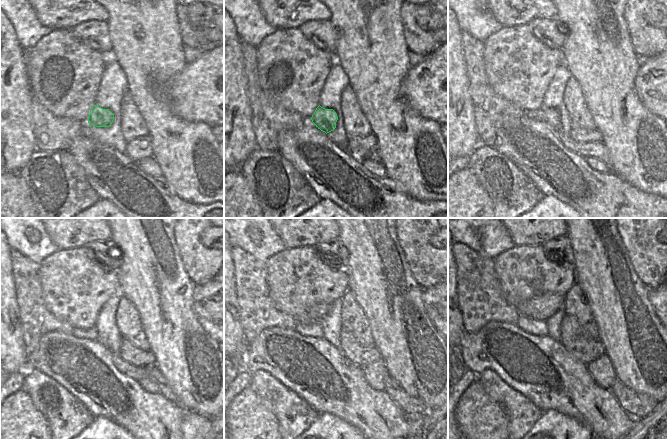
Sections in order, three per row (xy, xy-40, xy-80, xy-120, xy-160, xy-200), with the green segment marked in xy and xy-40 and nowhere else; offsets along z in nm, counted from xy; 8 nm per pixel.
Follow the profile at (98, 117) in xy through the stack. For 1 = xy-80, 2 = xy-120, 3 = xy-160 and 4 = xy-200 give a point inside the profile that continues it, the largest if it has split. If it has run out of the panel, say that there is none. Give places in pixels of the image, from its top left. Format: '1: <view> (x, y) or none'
1: xy-80 (550, 116)
2: xy-120 (151, 371)
3: xy-160 (410, 405)
4: xy-200 (638, 405)

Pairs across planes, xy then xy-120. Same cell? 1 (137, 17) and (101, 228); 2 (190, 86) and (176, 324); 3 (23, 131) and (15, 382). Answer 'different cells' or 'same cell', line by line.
1: different cells
2: different cells
3: different cells

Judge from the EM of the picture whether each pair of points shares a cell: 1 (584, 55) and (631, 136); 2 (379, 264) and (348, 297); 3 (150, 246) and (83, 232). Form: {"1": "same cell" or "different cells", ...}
{"1": "same cell", "2": "different cells", "3": "different cells"}

